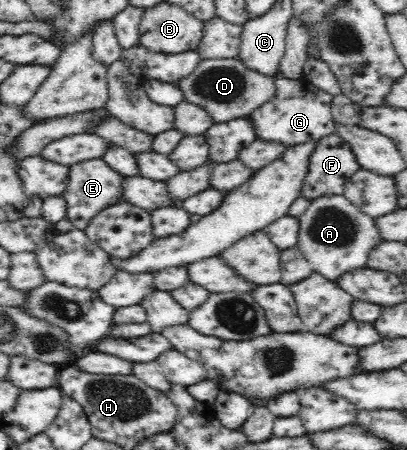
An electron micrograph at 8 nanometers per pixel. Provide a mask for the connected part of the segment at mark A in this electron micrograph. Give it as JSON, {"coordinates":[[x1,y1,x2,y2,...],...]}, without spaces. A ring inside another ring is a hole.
{"coordinates":[[323,195,311,200,306,211,298,217,299,231,296,248,312,264,313,271,335,282,347,271,366,268,370,251,383,239,376,229,375,218,366,215,358,206,350,203,343,195]]}

